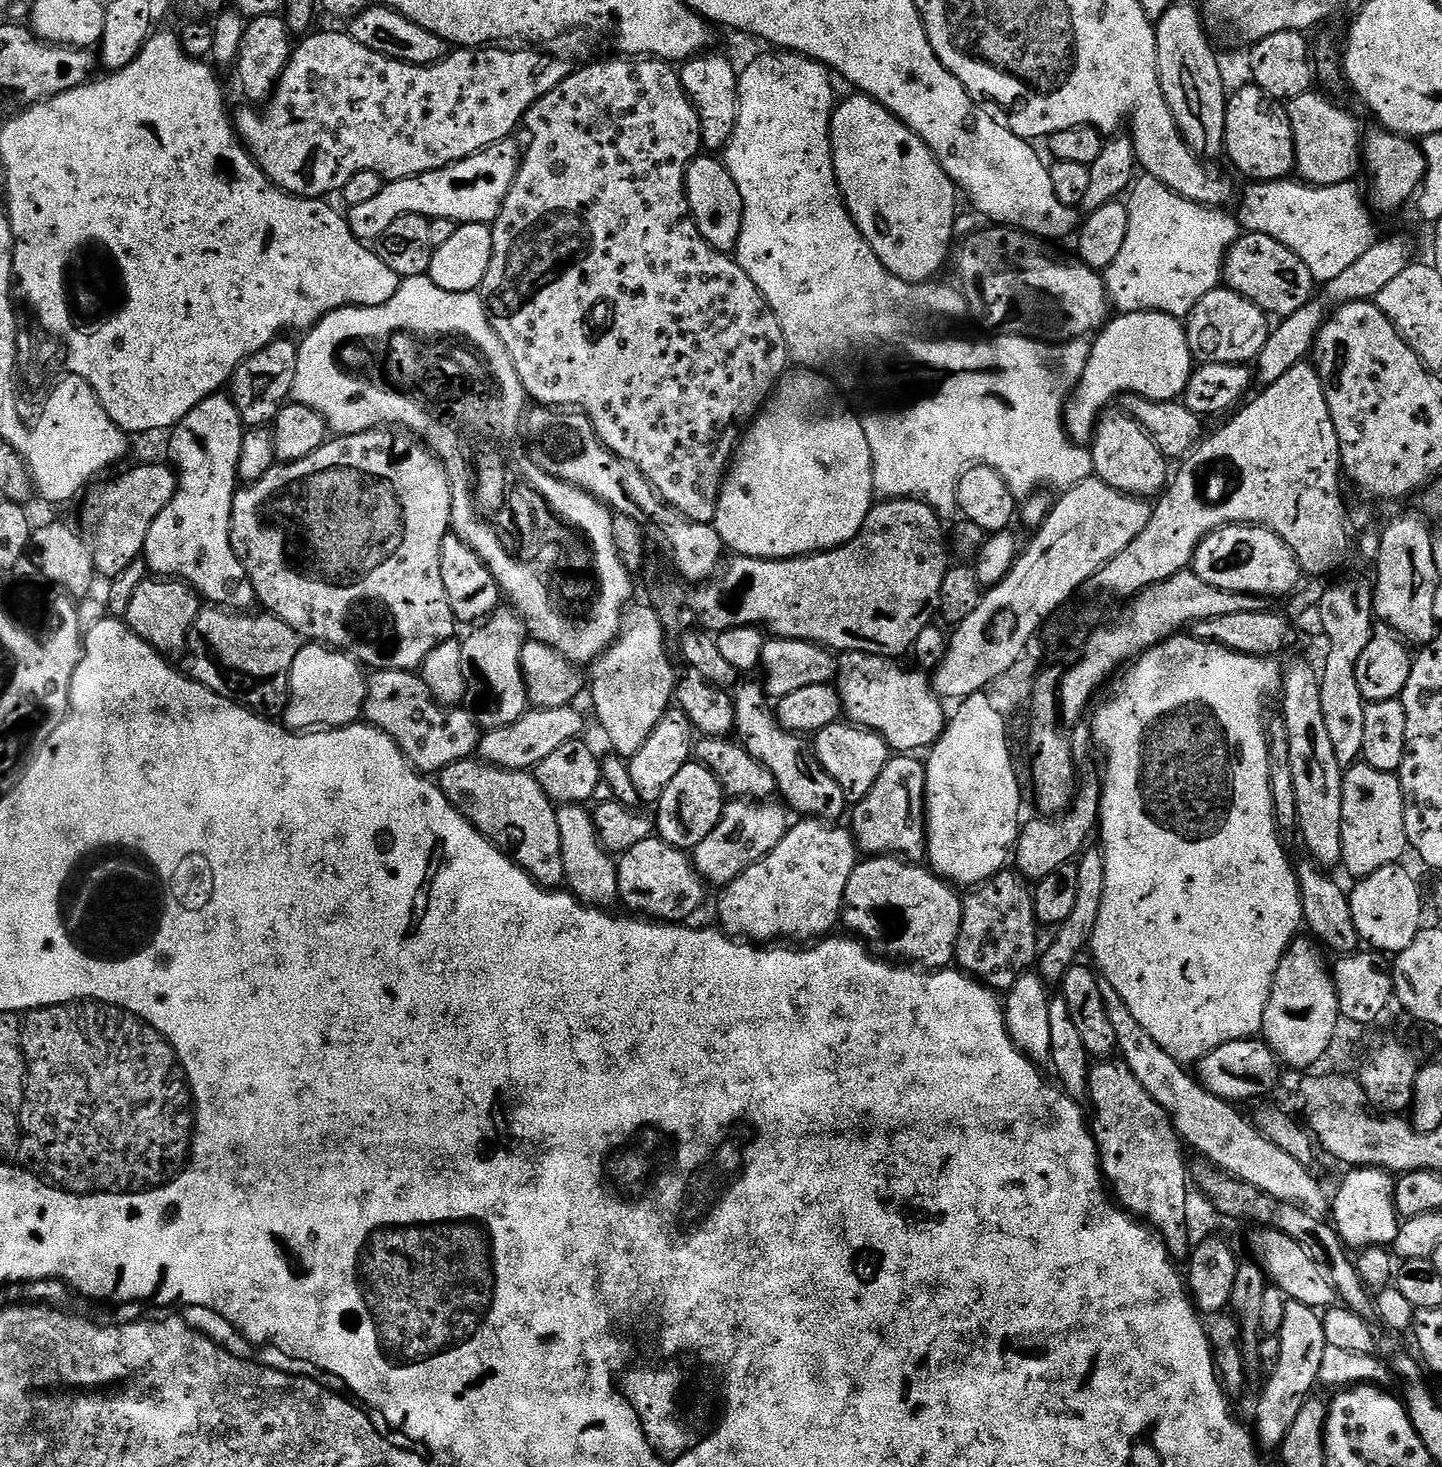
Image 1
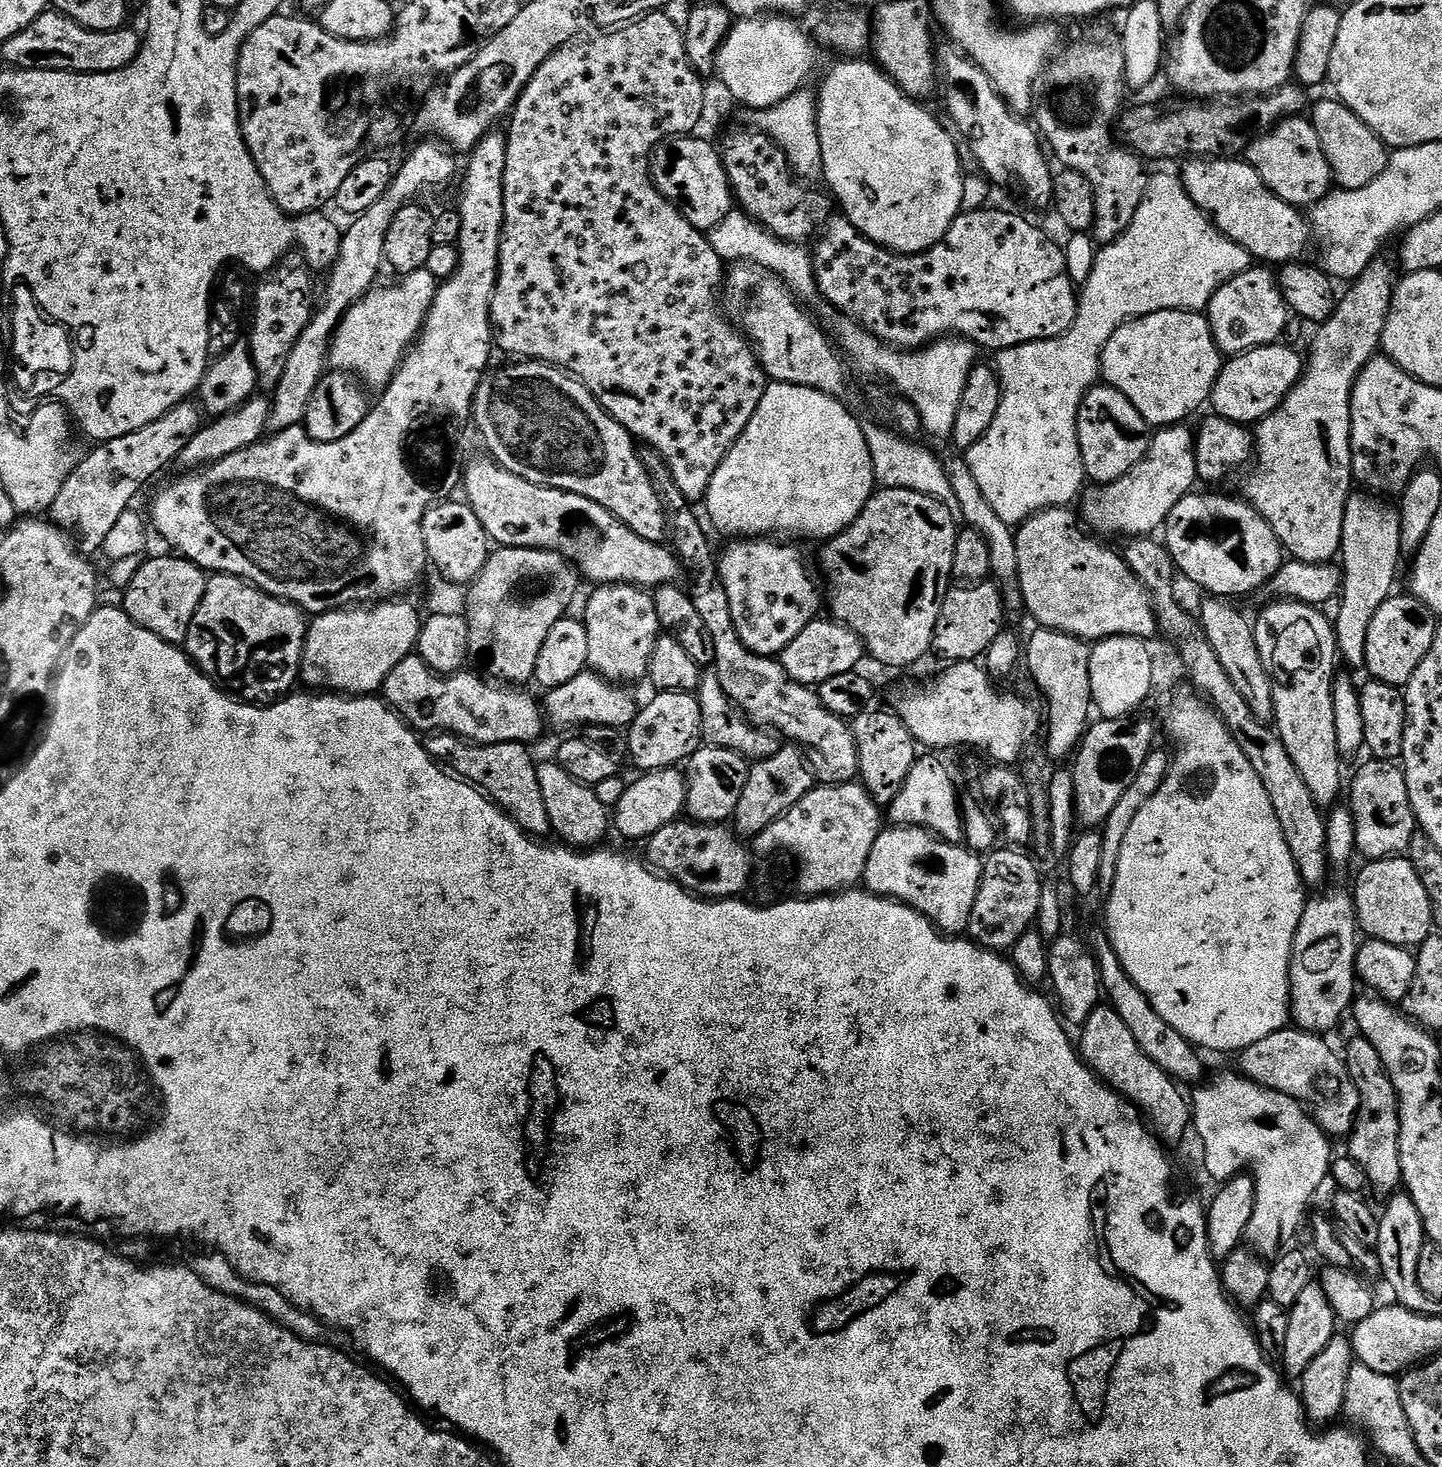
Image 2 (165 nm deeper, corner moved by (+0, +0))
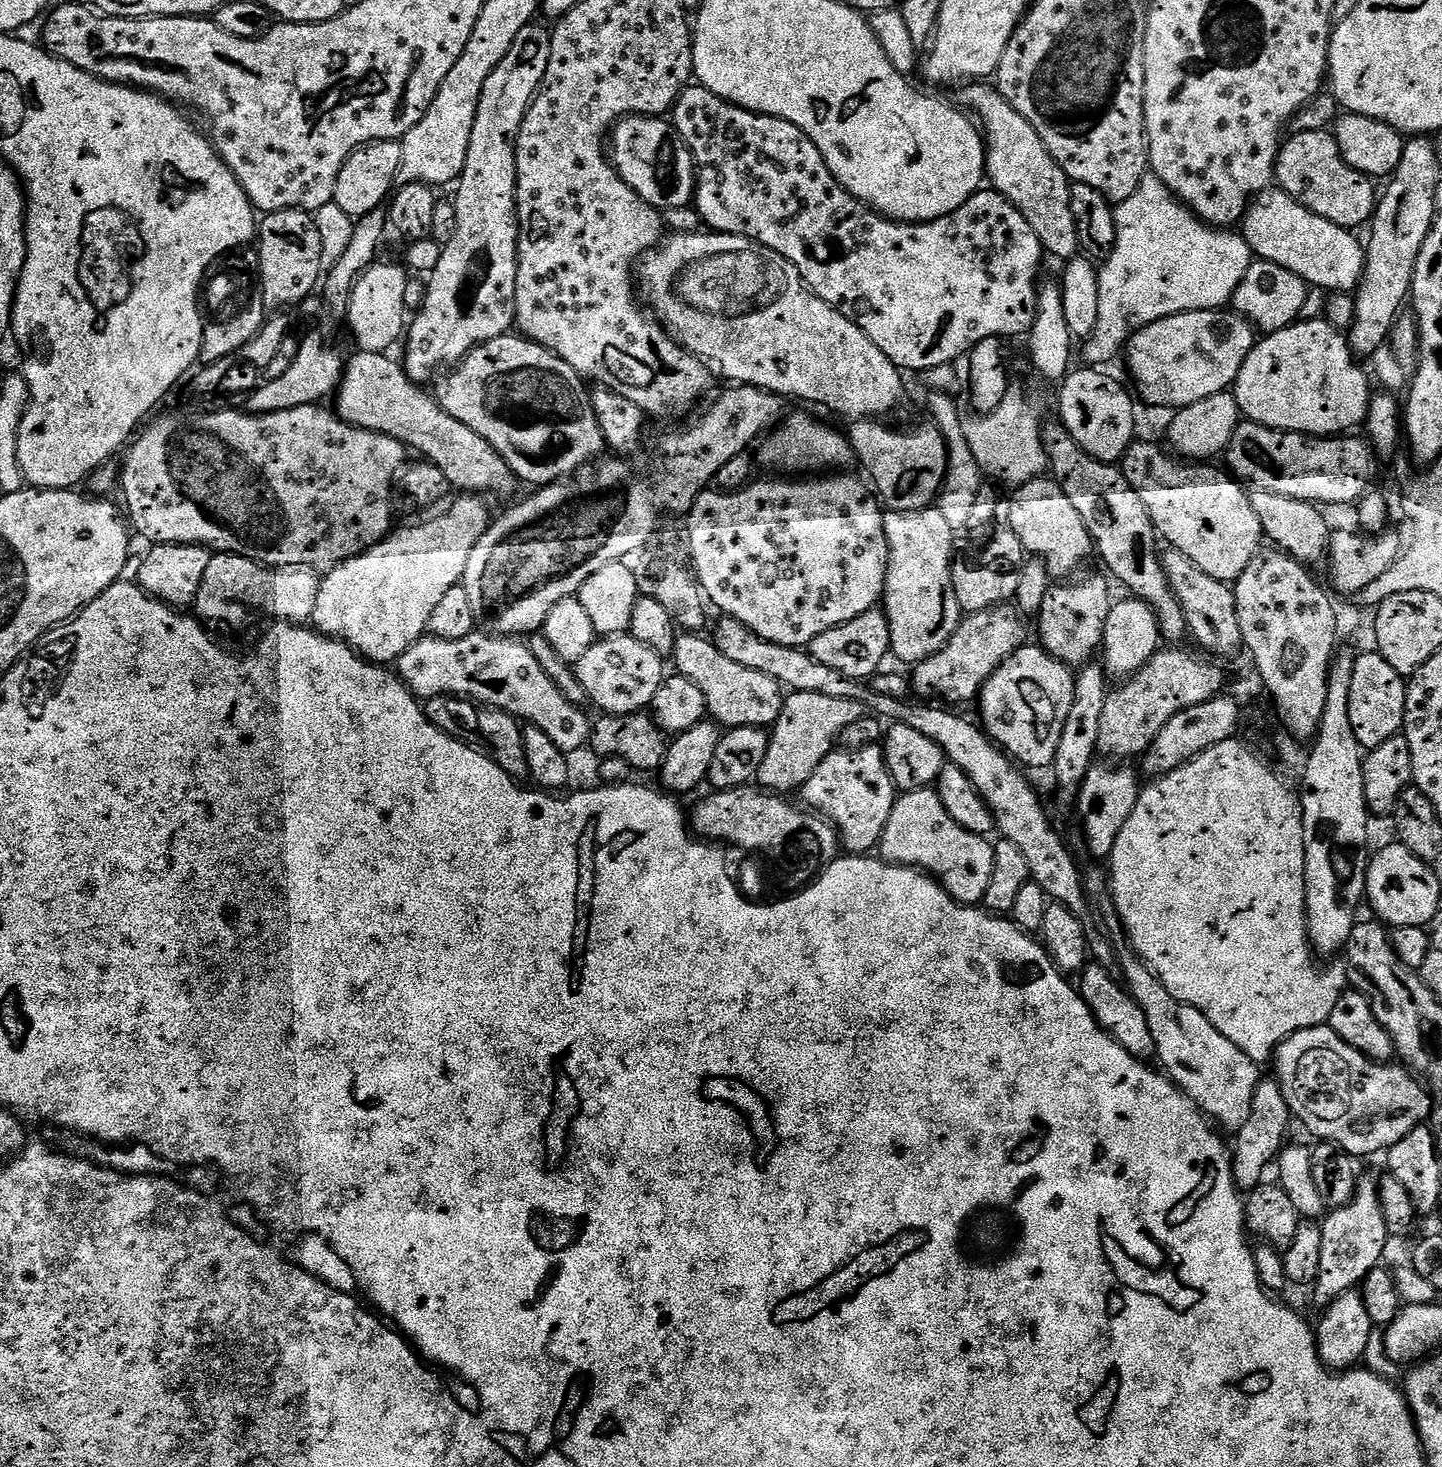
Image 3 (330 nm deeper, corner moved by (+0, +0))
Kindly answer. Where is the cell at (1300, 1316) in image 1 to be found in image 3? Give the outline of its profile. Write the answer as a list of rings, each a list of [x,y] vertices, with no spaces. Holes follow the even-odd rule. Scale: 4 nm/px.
[[[1361,1175],[1356,1182],[1356,1192],[1349,1204],[1341,1208],[1332,1208],[1323,1217],[1322,1258],[1318,1262],[1320,1269],[1316,1282],[1311,1289],[1312,1300],[1319,1306],[1327,1306],[1344,1292],[1359,1289],[1364,1279],[1375,1268],[1381,1267],[1384,1251],[1388,1248],[1390,1237],[1388,1223],[1384,1217],[1384,1207],[1380,1204],[1380,1193],[1375,1179]]]

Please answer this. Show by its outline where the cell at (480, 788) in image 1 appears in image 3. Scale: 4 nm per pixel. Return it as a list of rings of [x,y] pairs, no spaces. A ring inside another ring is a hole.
[[[439,696],[433,700],[423,701],[422,707],[426,718],[434,726],[438,726],[448,736],[454,736],[457,740],[467,741],[468,737],[468,716],[476,716],[472,728],[476,736],[481,740],[483,751],[491,756],[492,761],[502,770],[506,770],[512,777],[521,778],[529,775],[526,766],[526,748],[524,746],[524,728],[521,721],[516,717],[499,712],[497,708],[490,708],[459,696]]]

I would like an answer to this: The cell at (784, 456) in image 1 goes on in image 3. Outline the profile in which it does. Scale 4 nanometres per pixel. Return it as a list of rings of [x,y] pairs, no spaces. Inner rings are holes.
[[[796,412],[793,416],[791,414],[785,415],[779,427],[759,445],[759,448],[761,447],[760,460],[768,468],[785,468],[788,471],[785,473],[788,474],[820,474],[825,470],[844,470],[847,469],[844,467],[848,463],[853,463],[854,453],[847,435],[843,431],[835,432],[830,425],[823,424],[822,421],[815,420],[814,417],[807,416],[804,412]]]

